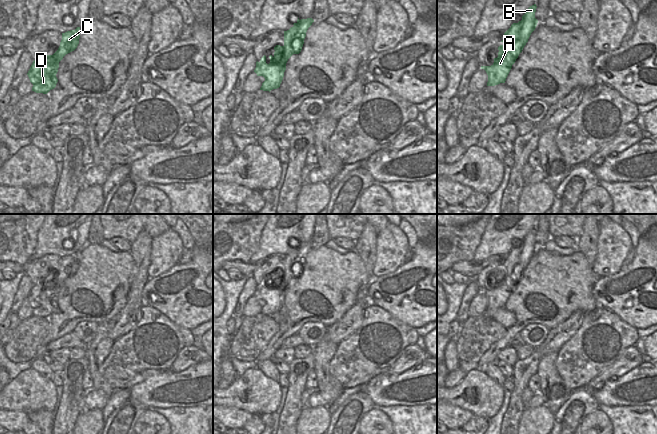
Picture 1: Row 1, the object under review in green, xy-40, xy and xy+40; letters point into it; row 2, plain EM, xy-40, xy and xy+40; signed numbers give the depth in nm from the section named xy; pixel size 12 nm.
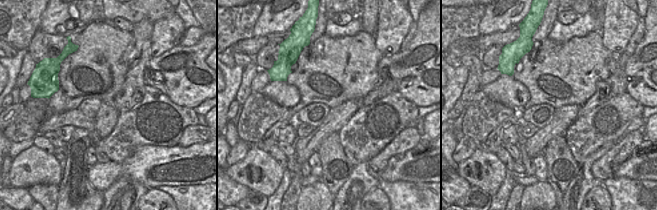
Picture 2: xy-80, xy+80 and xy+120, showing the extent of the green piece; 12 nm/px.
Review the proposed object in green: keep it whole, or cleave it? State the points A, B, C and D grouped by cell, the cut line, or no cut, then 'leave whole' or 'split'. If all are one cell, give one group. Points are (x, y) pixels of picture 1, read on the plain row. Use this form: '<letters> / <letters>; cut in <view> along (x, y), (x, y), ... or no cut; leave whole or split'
A B C D; no cut; leave whole

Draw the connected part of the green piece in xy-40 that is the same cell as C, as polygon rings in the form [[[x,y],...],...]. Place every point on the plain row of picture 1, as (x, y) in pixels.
[[[80,251],[62,257],[60,270],[53,279],[40,279],[33,285],[27,297],[30,306],[33,308],[32,315],[47,318],[56,311],[58,306],[56,298],[58,296],[59,286],[66,278],[77,272],[79,262]]]

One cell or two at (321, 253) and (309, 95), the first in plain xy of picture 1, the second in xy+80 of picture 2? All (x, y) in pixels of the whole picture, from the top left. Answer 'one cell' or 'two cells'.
one cell

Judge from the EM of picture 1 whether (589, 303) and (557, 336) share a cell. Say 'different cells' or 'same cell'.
different cells

